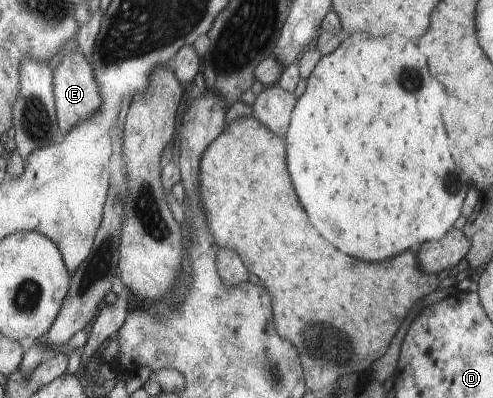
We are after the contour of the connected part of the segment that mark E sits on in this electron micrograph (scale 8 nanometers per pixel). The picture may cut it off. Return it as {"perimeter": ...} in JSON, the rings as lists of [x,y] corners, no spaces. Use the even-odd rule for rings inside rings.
{"perimeter":[[[80,49],[65,55],[53,69],[51,78],[58,133],[63,135],[79,120],[86,119],[93,113],[100,103],[100,98],[92,77],[92,68]]]}

